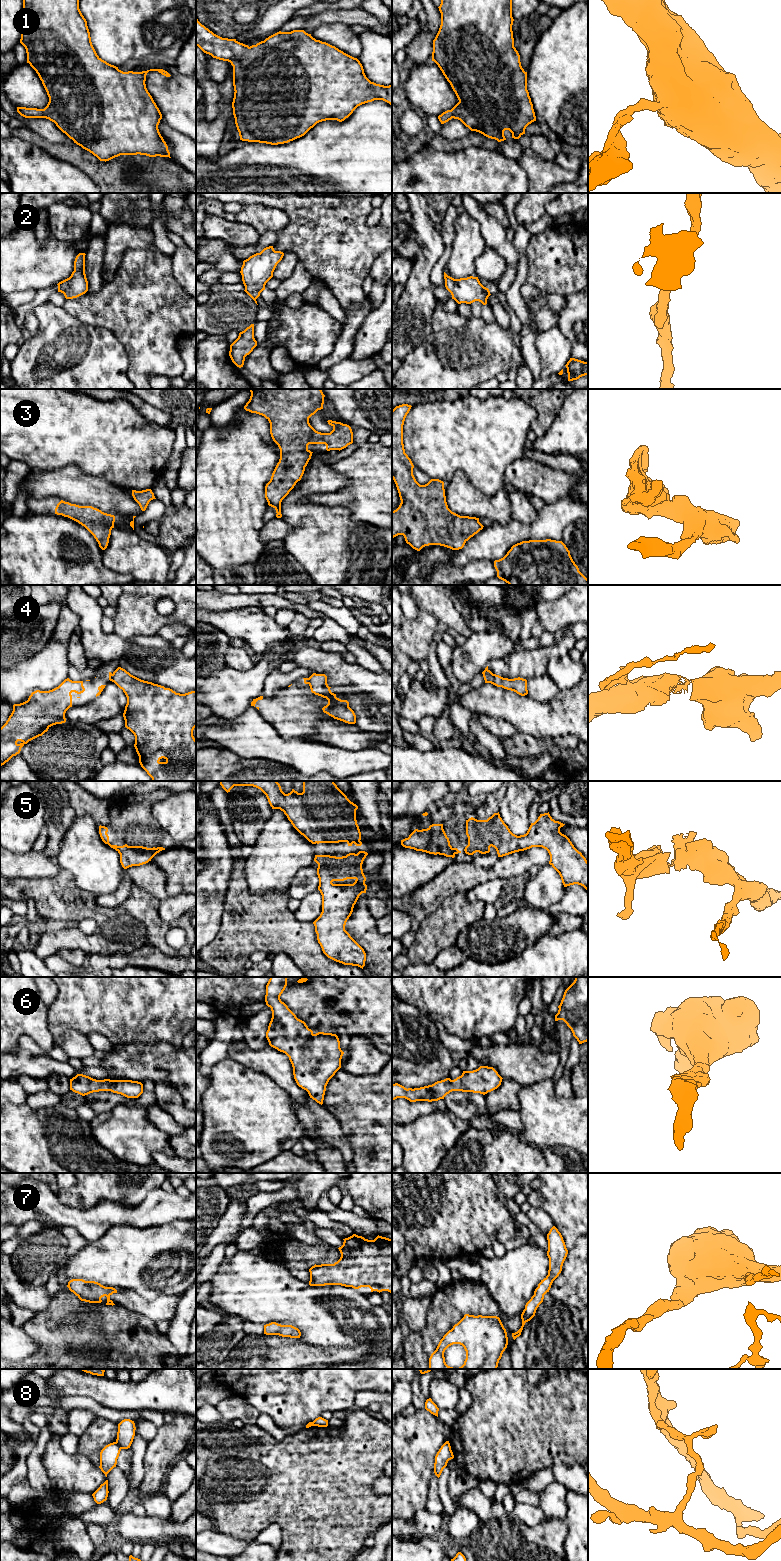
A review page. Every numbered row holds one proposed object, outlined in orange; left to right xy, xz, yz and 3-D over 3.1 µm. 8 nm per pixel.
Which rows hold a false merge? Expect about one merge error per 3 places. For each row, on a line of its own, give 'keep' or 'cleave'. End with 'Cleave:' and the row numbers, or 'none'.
1: keep
2: keep
3: keep
4: cleave
5: keep
6: keep
7: keep
8: cleave
Cleave: 4, 8

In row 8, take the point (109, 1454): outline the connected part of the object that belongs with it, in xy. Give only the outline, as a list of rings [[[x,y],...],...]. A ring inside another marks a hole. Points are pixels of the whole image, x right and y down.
[[[117,1442],[106,1445],[100,1452],[100,1466],[99,1468],[107,1477],[107,1474],[116,1467],[117,1459],[119,1457],[121,1447]]]

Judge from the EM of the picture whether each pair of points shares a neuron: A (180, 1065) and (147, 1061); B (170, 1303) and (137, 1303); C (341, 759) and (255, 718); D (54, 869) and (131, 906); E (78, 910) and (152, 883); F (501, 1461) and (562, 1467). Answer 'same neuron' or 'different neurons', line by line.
A: same neuron
B: same neuron
C: same neuron
D: different neurons
E: different neurons
F: different neurons

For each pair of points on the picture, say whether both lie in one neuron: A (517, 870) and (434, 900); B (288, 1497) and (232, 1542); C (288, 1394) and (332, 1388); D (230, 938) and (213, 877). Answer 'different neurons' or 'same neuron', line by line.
A: same neuron
B: different neurons
C: same neuron
D: different neurons

